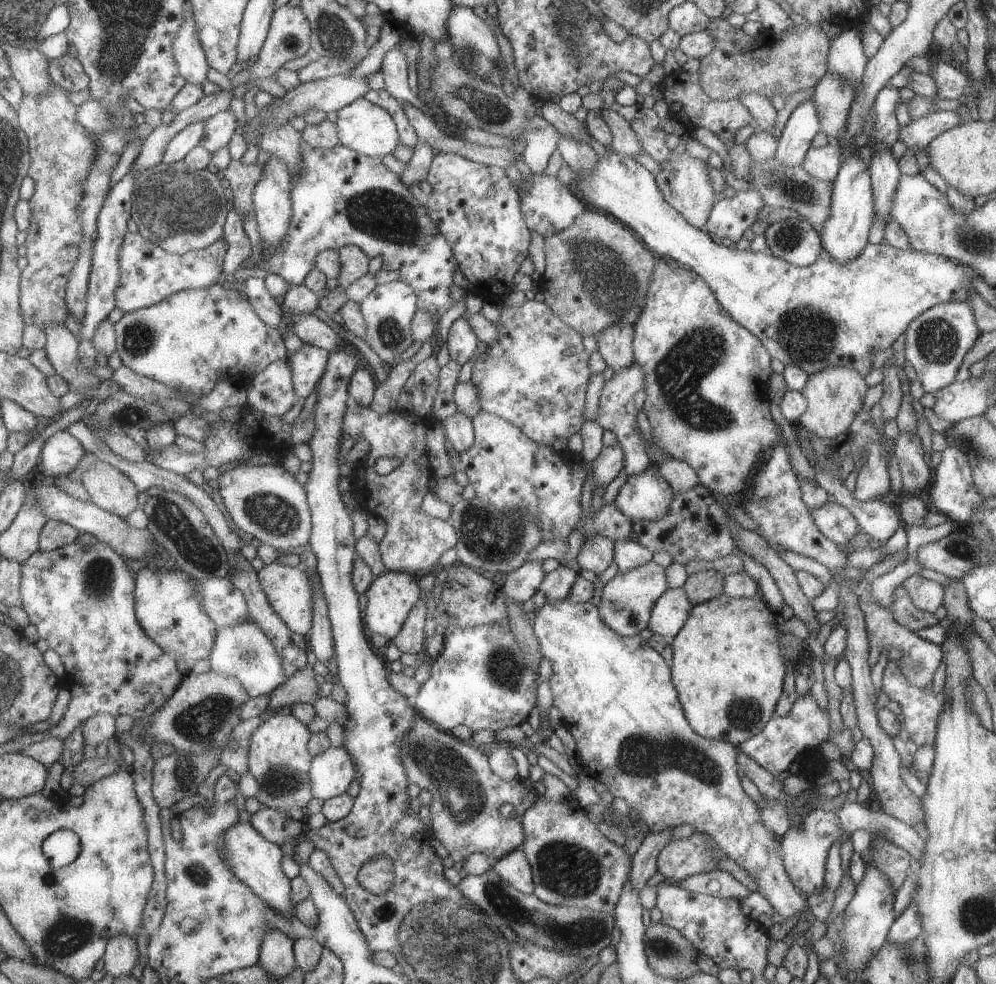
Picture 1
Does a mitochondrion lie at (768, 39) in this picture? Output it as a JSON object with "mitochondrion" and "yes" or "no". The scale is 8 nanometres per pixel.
{"mitochondrion":"no"}

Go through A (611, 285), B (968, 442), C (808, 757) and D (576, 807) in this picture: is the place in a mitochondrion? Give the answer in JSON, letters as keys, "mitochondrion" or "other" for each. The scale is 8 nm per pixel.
{"A":"mitochondrion","B":"mitochondrion","C":"other","D":"other"}

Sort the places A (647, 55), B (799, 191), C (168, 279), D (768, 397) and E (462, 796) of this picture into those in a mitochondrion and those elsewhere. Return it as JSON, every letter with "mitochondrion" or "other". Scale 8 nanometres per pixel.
{"A":"other","B":"mitochondrion","C":"other","D":"other","E":"mitochondrion"}

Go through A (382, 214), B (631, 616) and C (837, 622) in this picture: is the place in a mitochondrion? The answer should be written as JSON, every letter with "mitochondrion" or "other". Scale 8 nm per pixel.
{"A":"mitochondrion","B":"mitochondrion","C":"other"}

